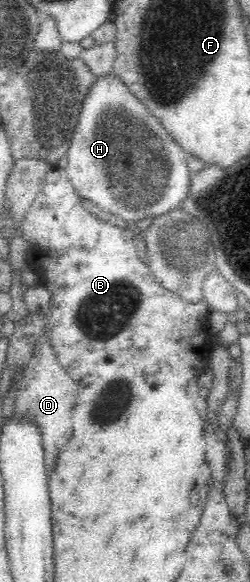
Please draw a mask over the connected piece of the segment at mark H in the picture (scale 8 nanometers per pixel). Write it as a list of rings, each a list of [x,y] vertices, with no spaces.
[[[113,71],[93,77],[93,83],[81,103],[66,155],[69,158],[66,175],[78,194],[112,214],[117,221],[123,219],[136,223],[146,217],[165,215],[178,208],[192,188],[188,153]]]

